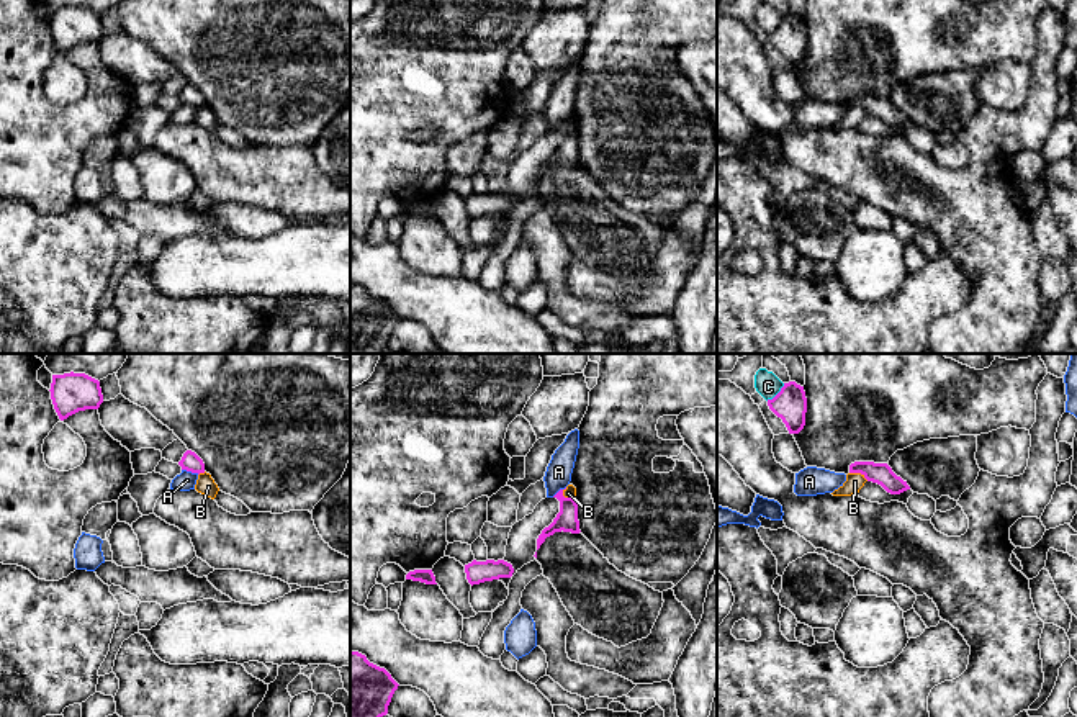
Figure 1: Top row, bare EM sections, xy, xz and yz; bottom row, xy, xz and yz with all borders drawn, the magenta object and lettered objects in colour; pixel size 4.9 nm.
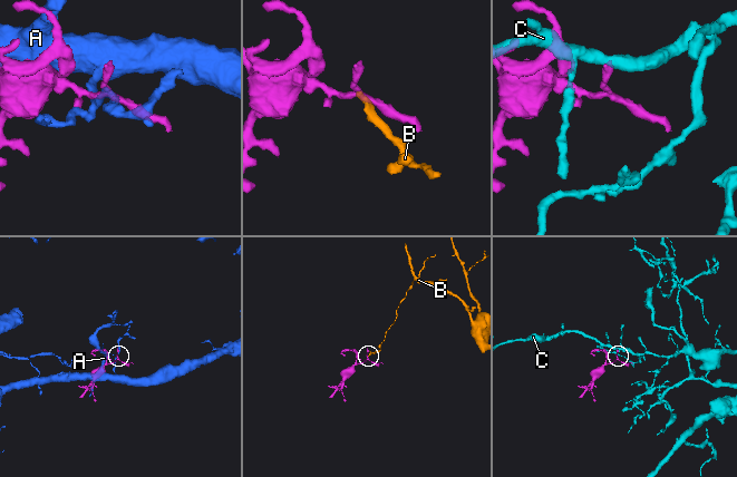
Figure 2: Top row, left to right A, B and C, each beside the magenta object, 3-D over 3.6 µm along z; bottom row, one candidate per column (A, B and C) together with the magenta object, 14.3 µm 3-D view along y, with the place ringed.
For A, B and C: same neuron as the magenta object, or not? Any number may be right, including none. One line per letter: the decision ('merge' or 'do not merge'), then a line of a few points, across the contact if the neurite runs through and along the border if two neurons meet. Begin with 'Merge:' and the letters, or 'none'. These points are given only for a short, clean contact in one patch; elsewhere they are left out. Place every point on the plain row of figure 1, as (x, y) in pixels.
Merge: none
A: do not merge
B: do not merge | yz (850, 105), (860, 105), (868, 113)
C: do not merge | yz (784, 17), (766, 33)

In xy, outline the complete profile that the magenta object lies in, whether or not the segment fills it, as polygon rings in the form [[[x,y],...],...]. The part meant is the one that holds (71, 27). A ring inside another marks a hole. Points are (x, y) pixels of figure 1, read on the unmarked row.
[[[85,7],[52,8],[51,33],[61,54],[69,49],[98,43],[103,36],[100,15]]]

